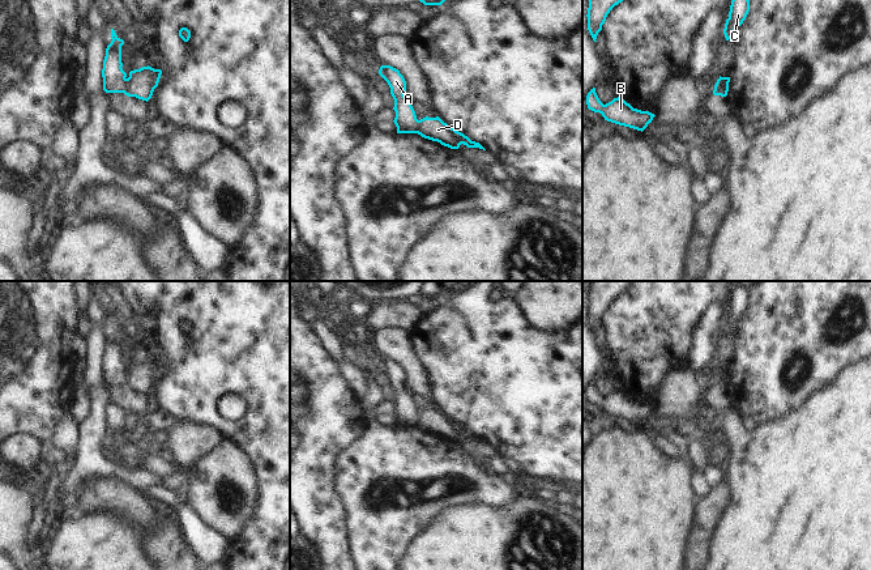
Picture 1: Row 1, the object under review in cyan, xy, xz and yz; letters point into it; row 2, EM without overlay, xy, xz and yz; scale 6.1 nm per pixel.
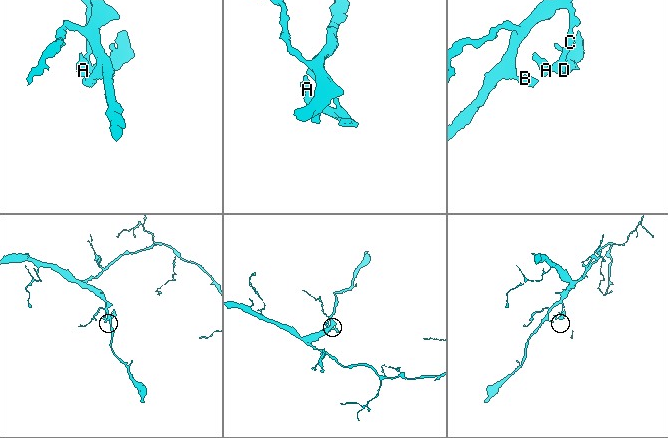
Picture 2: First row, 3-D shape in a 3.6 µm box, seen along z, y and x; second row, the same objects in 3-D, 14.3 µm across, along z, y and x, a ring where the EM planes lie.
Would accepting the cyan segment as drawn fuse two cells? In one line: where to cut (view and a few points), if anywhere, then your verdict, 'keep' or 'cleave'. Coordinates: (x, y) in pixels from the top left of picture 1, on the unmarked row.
cut xy (127, 371), (127, 379), (123, 385); cleave

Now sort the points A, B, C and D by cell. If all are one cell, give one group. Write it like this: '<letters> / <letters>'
A B C / D

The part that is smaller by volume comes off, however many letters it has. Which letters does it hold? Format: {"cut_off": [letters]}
{"cut_off": ["D"]}

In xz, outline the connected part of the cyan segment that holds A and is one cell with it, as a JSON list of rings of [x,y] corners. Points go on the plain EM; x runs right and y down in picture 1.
[[[381,358],[379,367],[388,375],[394,392],[397,426],[417,426],[418,416],[411,394],[405,390],[406,374],[398,362],[390,358]]]

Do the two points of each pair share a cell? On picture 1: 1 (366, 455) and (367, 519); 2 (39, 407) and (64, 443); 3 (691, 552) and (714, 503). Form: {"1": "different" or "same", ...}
{"1": "same", "2": "different", "3": "same"}

